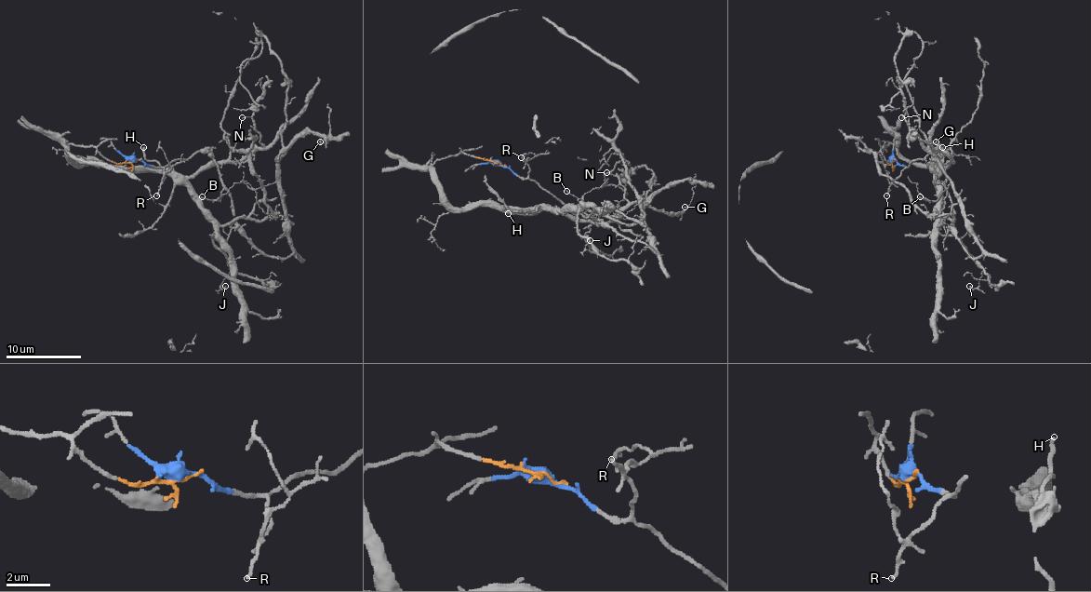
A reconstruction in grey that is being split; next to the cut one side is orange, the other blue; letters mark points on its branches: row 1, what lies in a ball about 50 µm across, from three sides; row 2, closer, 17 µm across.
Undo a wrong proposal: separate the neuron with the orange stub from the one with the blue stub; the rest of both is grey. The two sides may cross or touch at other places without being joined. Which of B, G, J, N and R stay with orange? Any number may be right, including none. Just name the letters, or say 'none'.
J, N

